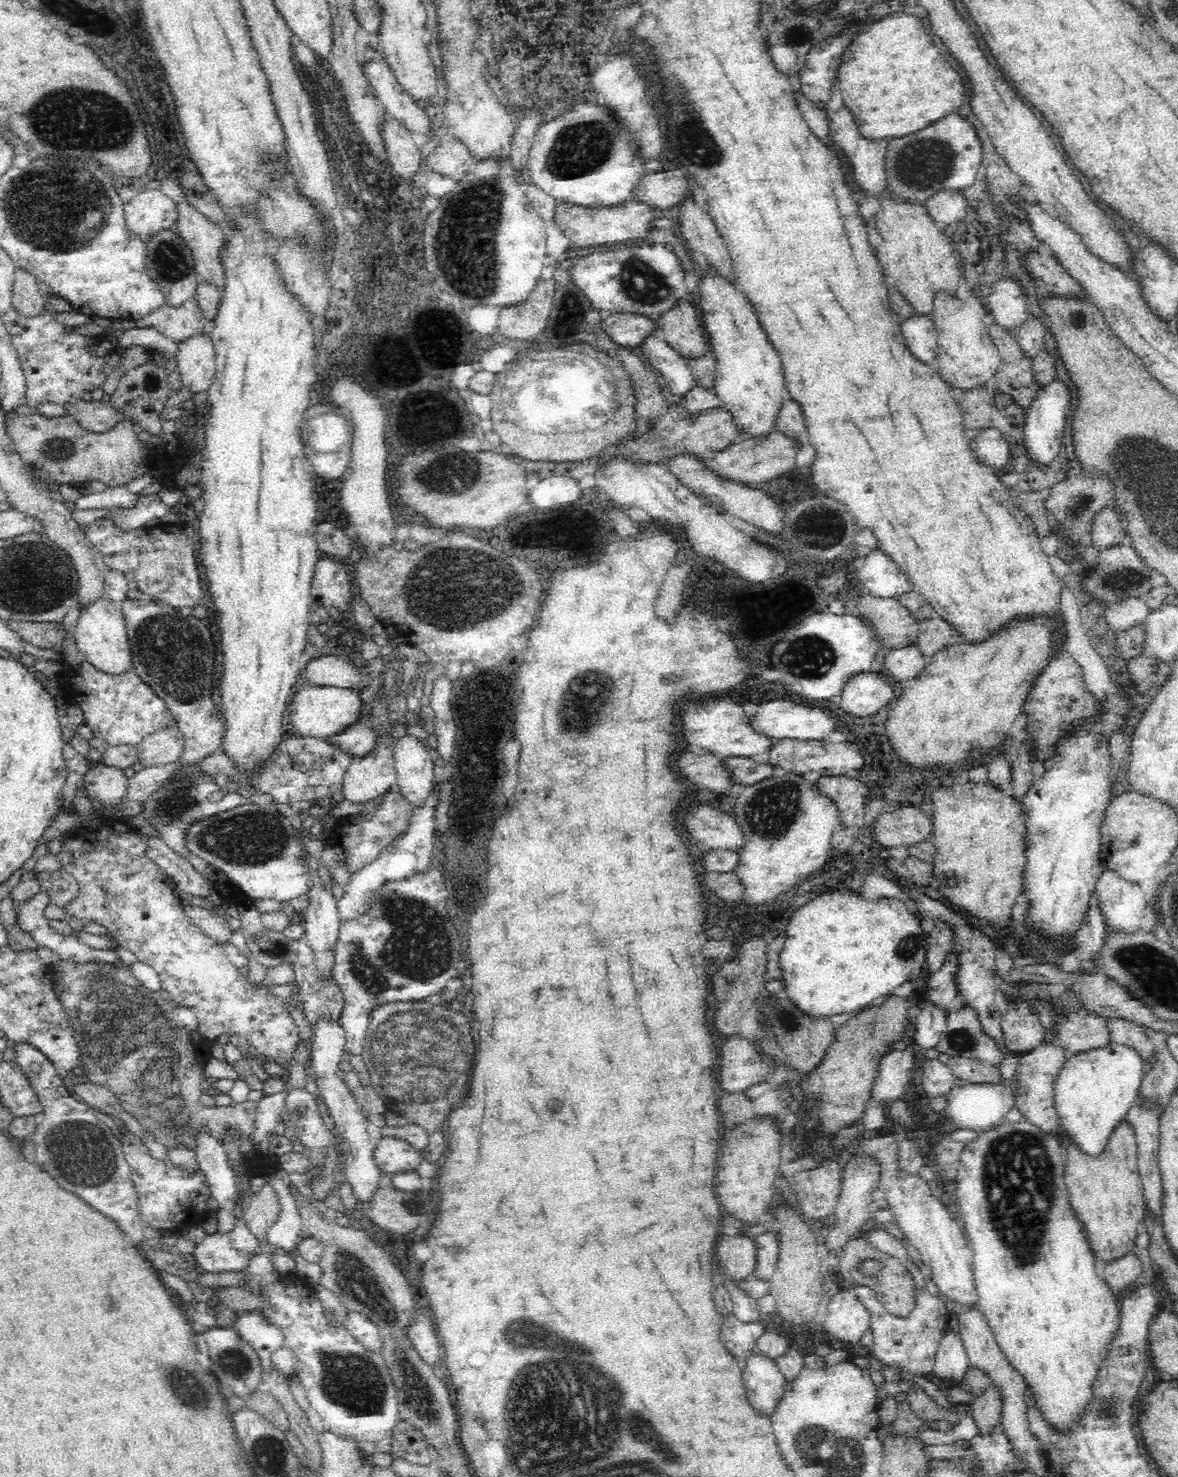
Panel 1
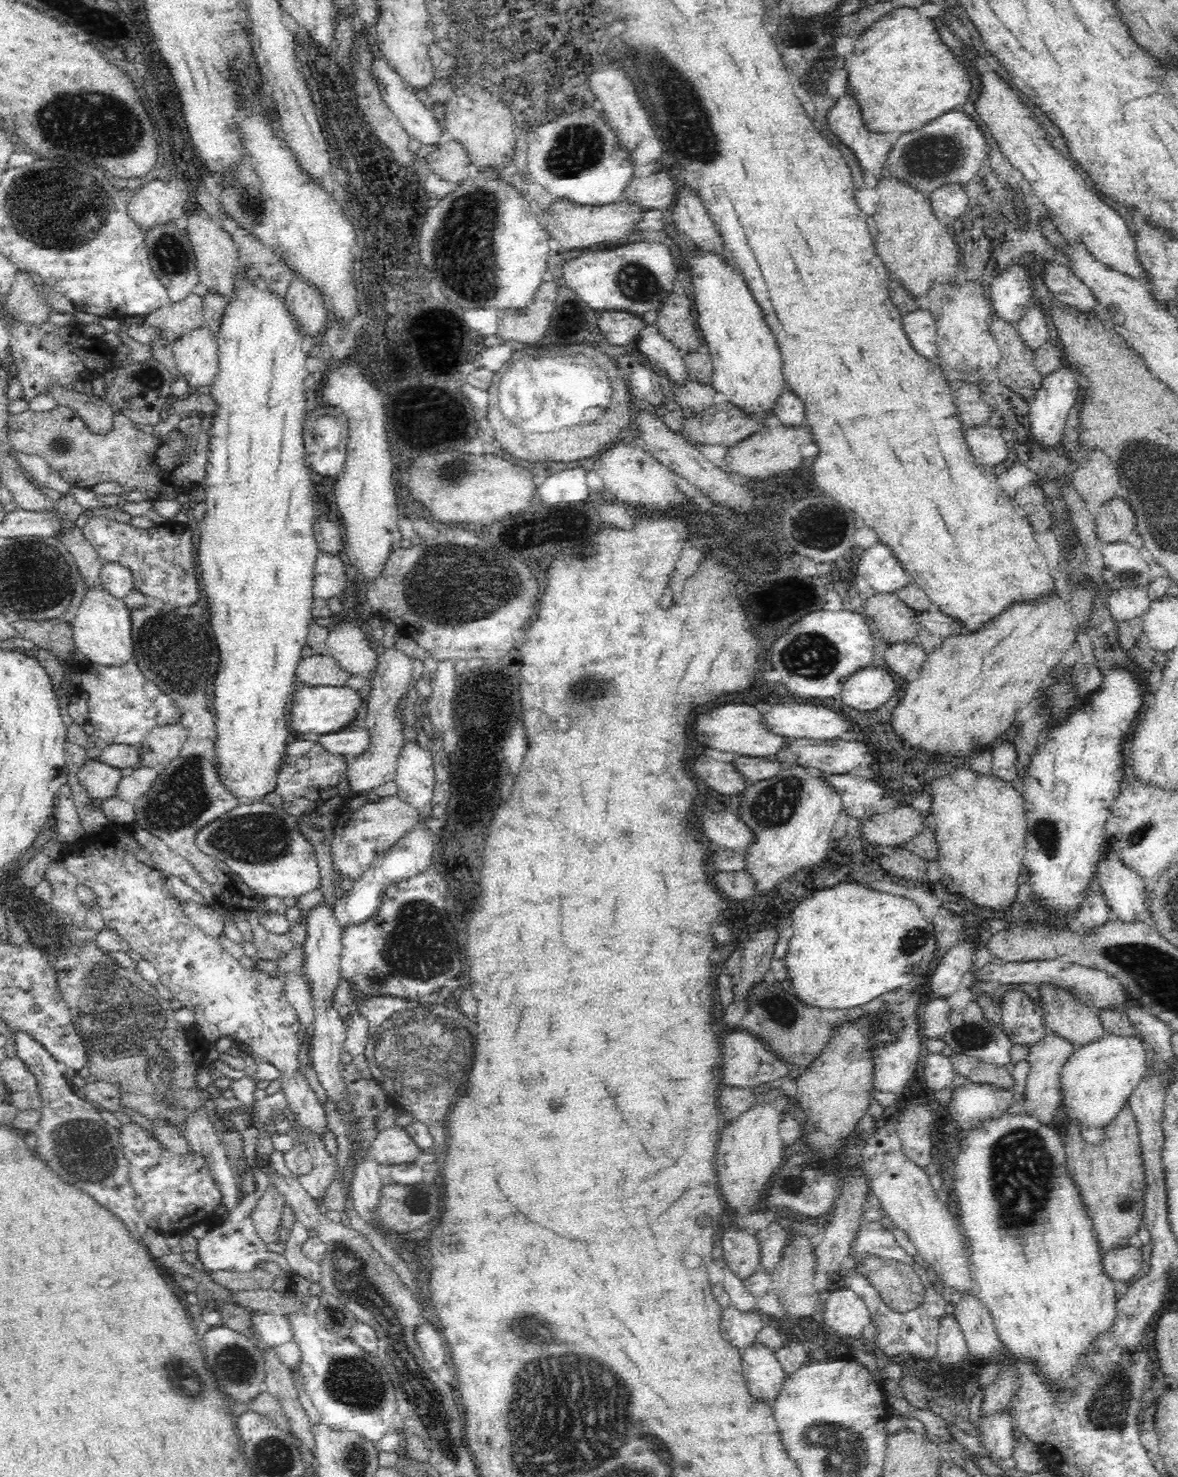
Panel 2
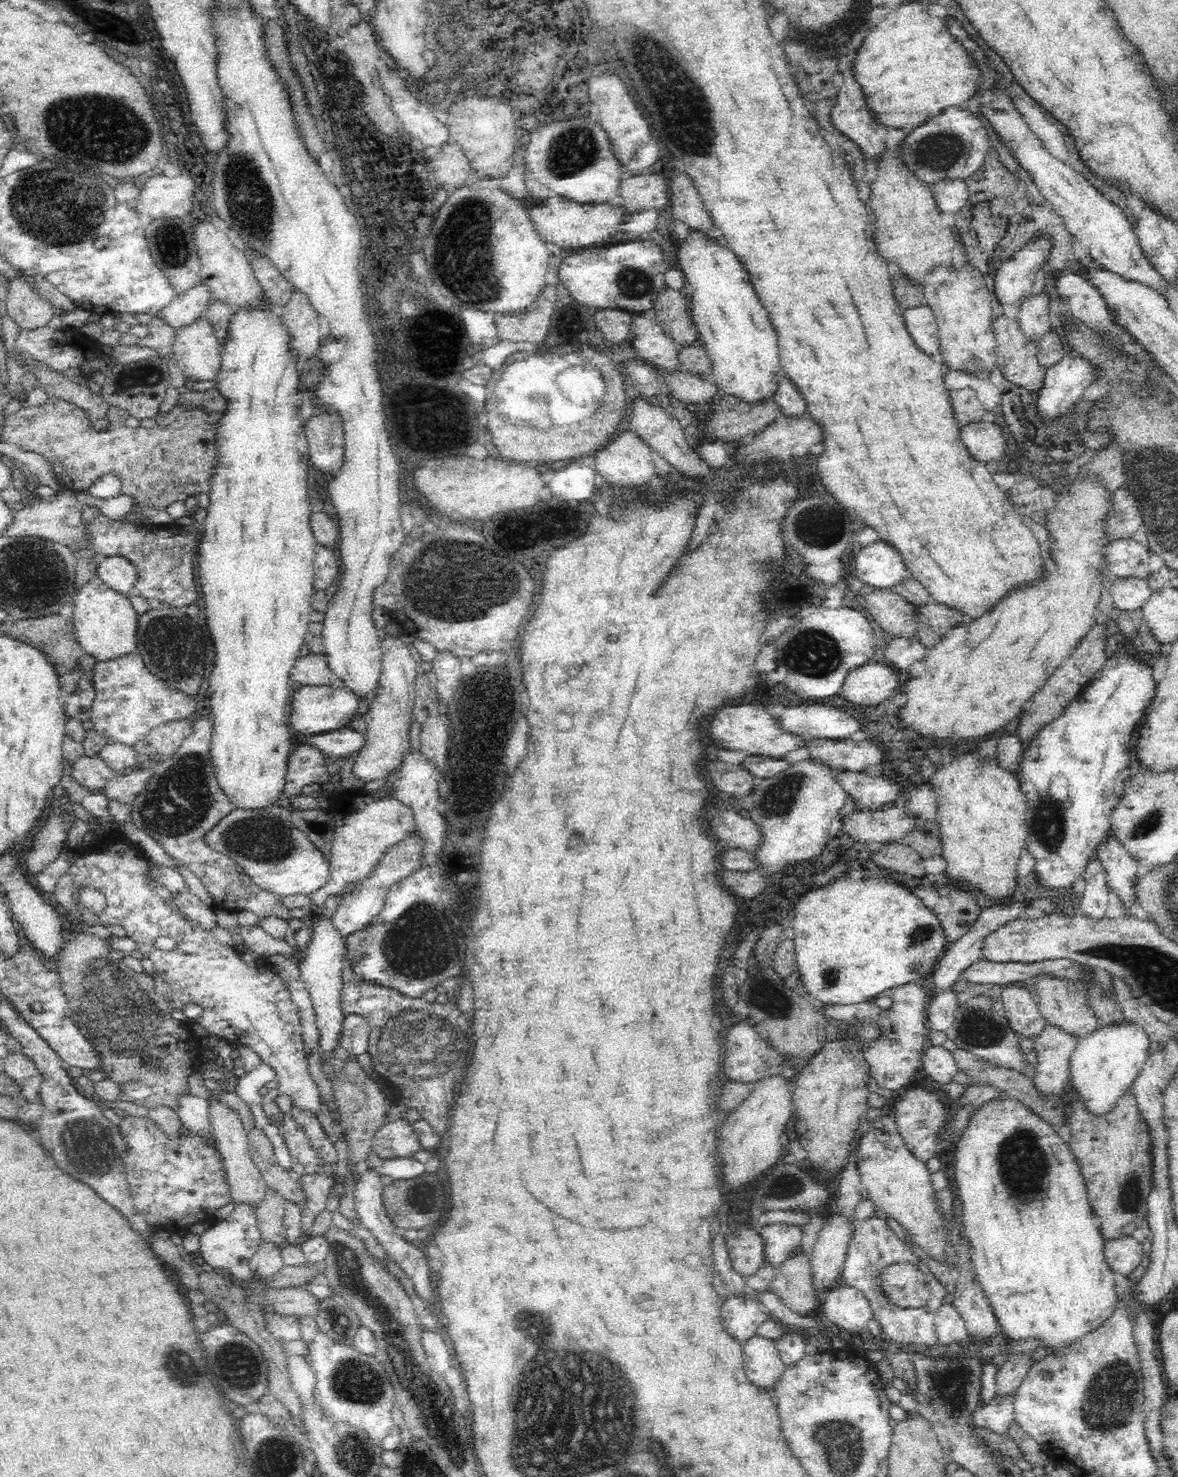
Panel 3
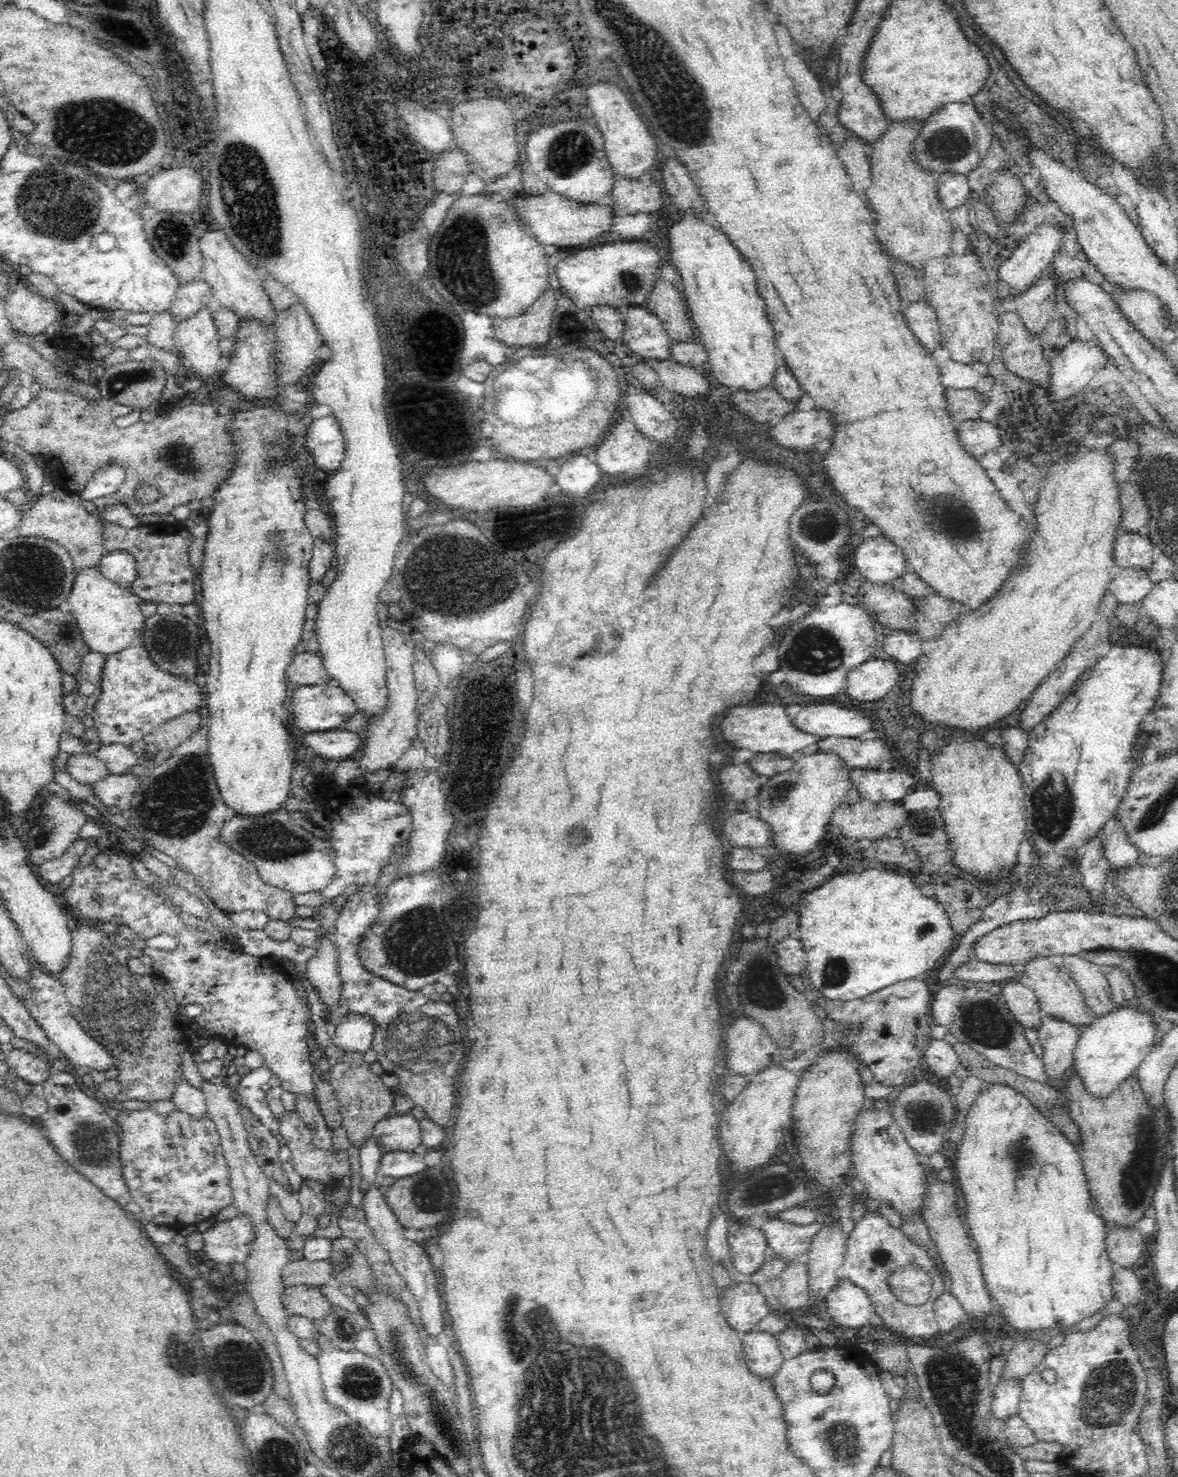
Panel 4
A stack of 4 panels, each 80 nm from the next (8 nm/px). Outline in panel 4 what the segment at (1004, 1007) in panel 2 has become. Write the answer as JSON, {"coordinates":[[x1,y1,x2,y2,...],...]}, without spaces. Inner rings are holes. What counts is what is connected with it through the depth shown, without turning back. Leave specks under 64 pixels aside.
{"coordinates":[[1008,981,1000,992,1016,1020,1025,1028,1041,1025,1042,1014,1038,997,1030,985,1025,985,1022,981]]}

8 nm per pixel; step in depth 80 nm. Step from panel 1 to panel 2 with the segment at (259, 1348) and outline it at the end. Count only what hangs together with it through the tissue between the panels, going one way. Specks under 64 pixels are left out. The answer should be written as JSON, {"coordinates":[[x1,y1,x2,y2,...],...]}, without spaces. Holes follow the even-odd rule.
{"coordinates":[[259,1313,254,1316,254,1327,258,1329,260,1351,266,1354,270,1347,277,1347,294,1340,292,1323,286,1316]]}

